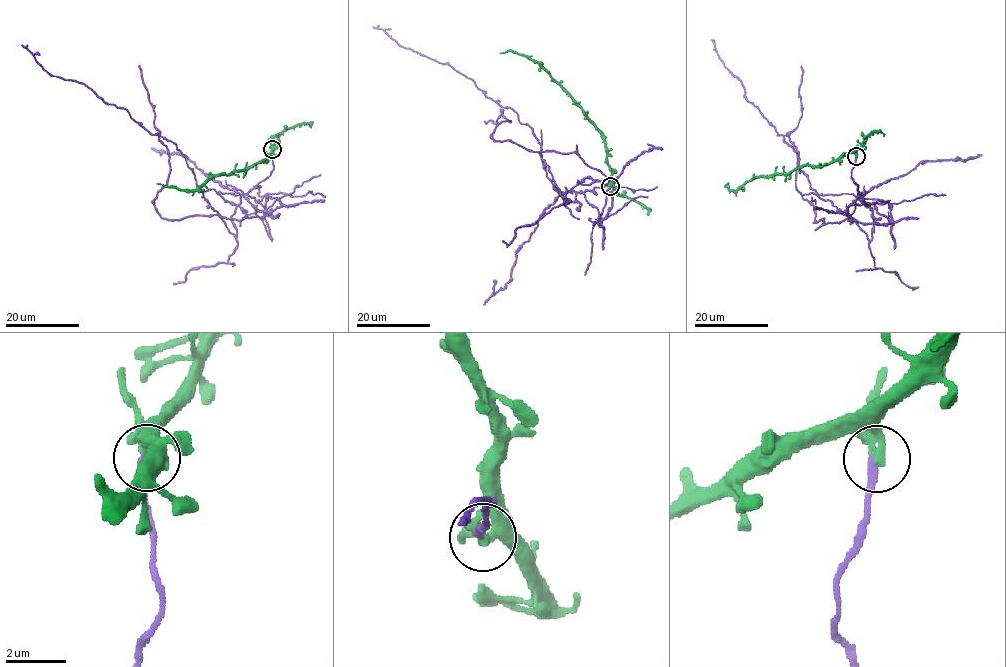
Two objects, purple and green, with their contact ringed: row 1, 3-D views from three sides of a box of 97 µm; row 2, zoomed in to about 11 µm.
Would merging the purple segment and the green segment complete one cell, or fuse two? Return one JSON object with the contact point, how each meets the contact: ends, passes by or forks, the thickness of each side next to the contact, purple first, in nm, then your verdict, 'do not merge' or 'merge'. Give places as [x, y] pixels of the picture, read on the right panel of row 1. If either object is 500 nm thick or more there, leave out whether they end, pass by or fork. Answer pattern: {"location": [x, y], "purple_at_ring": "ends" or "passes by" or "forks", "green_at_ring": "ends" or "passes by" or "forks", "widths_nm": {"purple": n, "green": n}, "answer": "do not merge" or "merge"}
{"location": [856, 156], "purple_at_ring": "ends", "green_at_ring": "ends", "widths_nm": {"purple": 300, "green": 360}, "answer": "do not merge"}

